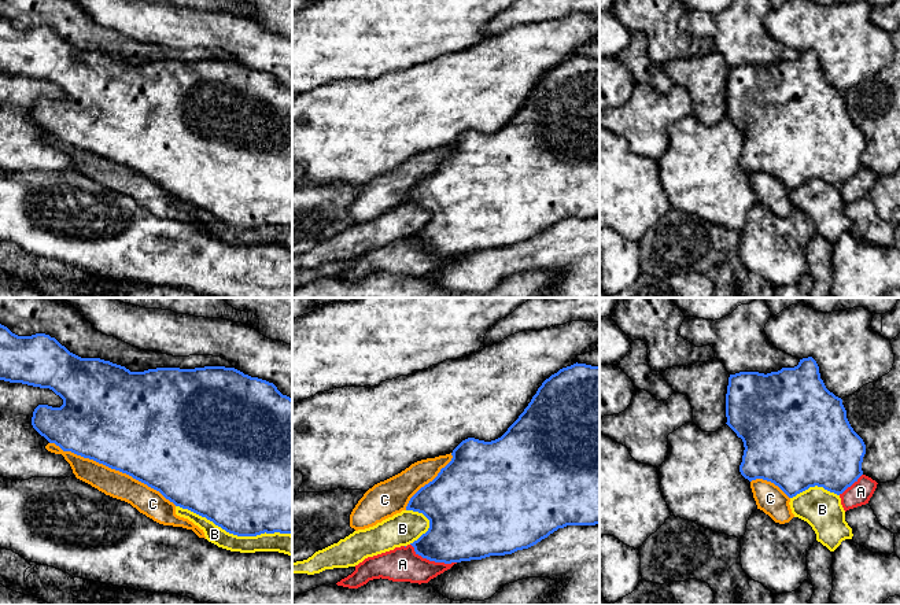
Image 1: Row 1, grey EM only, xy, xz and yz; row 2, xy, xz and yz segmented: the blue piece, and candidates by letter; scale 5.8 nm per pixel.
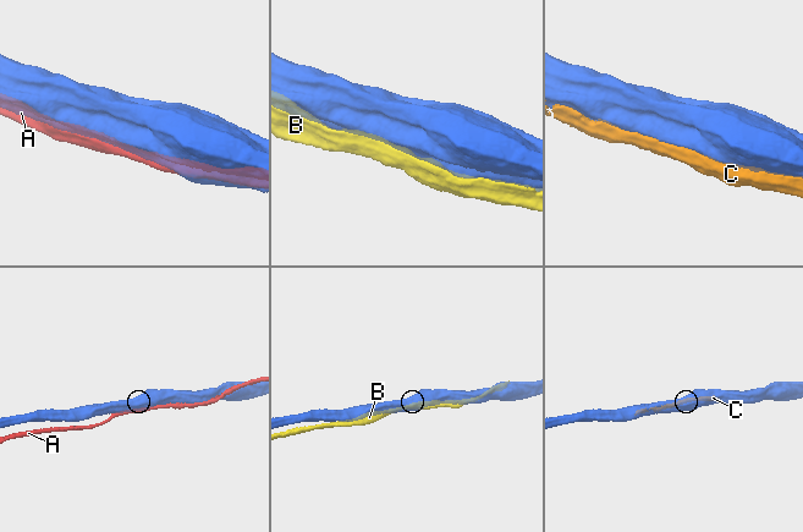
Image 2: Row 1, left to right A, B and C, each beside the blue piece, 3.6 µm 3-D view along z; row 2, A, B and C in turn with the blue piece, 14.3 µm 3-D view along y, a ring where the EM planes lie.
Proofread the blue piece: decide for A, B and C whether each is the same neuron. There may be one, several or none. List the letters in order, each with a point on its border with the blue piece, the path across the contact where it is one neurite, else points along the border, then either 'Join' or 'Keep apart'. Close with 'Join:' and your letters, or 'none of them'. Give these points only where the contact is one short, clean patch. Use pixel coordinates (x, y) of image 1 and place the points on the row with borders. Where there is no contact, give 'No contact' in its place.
A: Touches blue at xz (432, 560). Keep apart
B: Touches blue at xy (233, 534). Keep apart
C: Touches blue at xy (113, 468). Keep apart
Join: none of them

